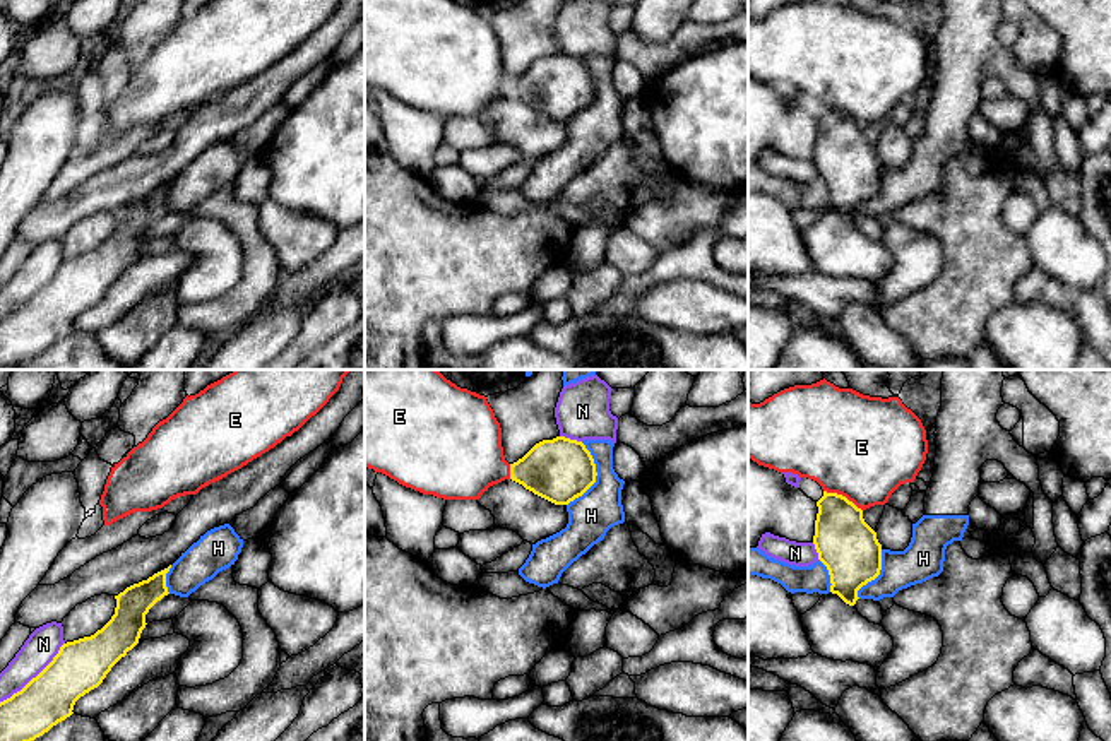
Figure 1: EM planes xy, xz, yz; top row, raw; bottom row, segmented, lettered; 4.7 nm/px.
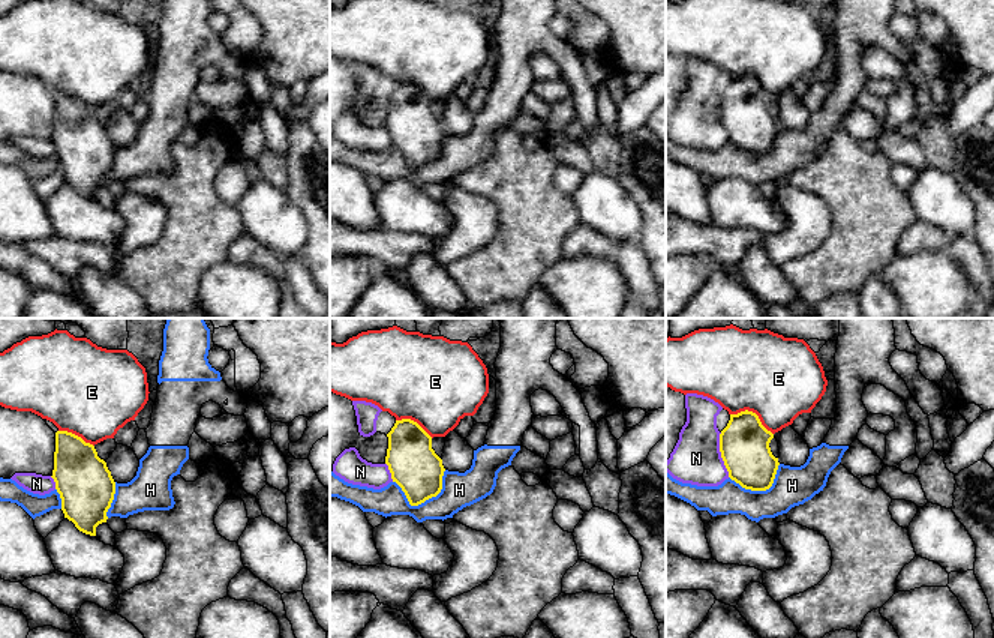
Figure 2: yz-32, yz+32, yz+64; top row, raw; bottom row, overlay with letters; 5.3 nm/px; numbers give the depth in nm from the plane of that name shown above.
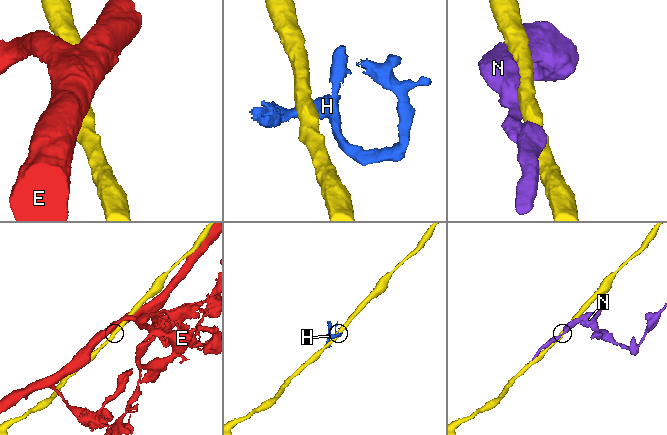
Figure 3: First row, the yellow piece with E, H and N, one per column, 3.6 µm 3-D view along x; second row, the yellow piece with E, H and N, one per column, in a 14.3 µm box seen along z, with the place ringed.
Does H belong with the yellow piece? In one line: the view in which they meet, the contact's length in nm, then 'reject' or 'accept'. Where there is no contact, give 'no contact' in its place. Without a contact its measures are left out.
meets yellow in xz; contact 320 nm long; reject

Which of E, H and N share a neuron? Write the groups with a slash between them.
E / H / N

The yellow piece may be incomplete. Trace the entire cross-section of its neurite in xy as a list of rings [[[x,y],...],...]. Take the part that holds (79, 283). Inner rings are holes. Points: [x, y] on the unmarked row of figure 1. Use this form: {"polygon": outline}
{"polygon": [[[169,185],[115,212],[115,231],[101,246],[63,260],[36,294],[0,318],[0,370],[48,349],[74,330],[80,313],[103,299],[111,284],[139,260],[149,226],[169,210]]]}

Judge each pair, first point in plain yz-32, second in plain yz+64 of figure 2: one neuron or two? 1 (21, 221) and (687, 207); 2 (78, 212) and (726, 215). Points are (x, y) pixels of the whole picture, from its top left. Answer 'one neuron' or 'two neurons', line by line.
1: one neuron
2: one neuron

